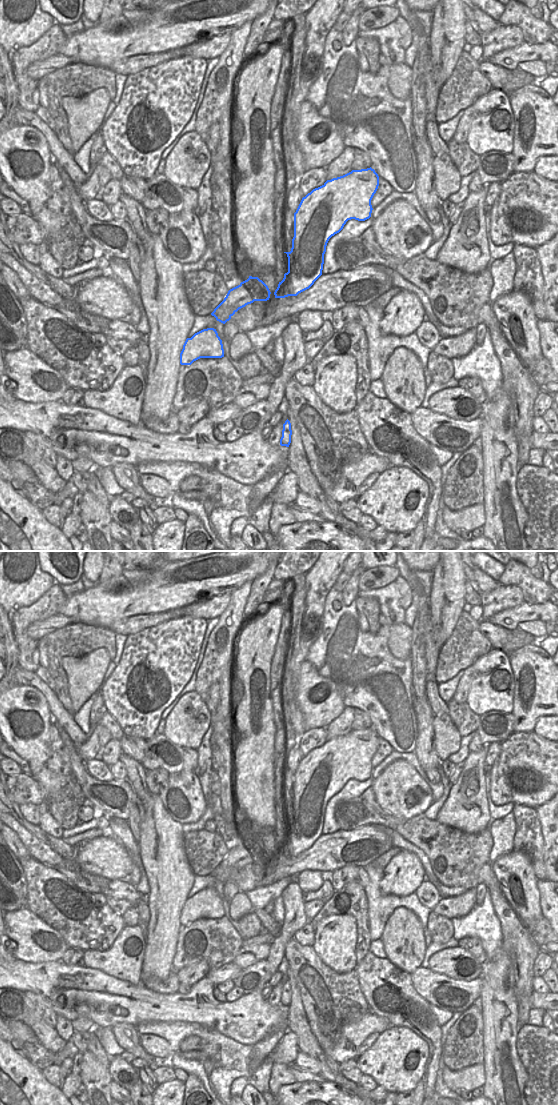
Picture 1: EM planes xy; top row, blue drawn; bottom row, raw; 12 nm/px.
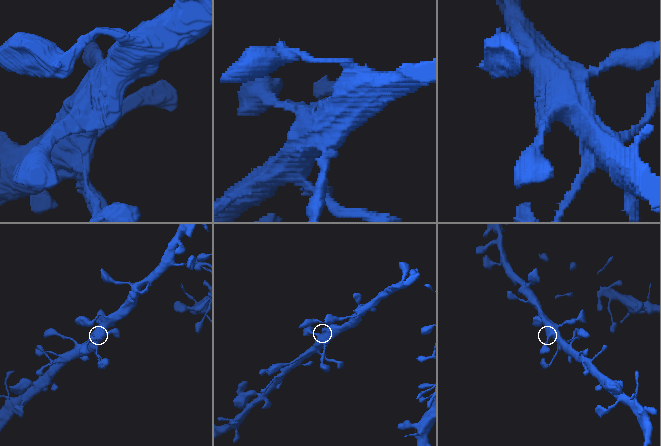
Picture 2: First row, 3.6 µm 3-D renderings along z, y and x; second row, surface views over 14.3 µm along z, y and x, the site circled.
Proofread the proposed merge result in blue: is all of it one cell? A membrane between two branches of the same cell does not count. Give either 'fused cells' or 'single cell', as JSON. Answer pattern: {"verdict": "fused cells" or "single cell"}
{"verdict": "single cell"}

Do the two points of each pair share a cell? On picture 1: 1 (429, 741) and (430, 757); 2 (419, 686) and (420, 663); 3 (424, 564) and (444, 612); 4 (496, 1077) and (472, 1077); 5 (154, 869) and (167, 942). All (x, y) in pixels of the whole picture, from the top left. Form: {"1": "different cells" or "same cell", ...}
{"1": "same cell", "2": "same cell", "3": "different cells", "4": "different cells", "5": "same cell"}

